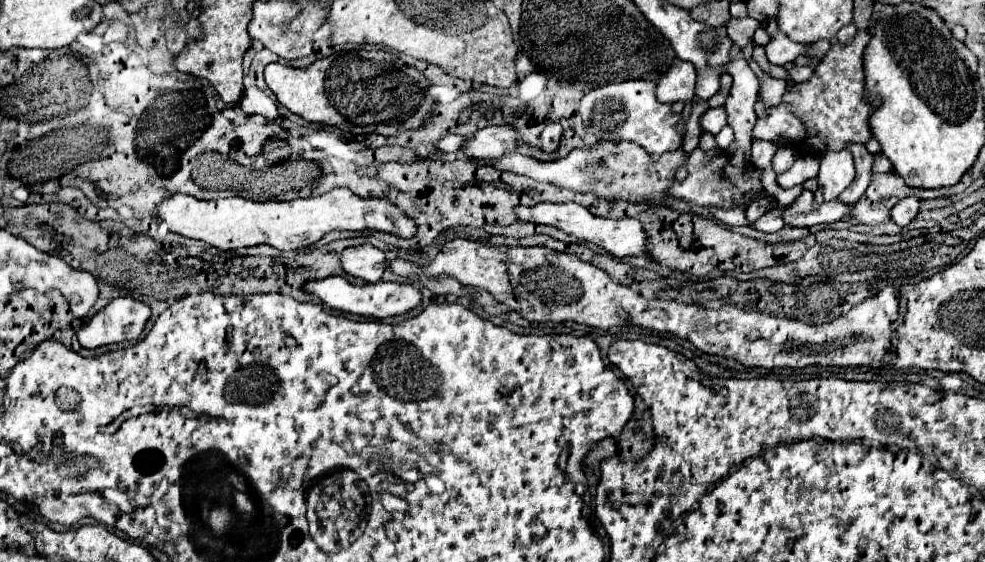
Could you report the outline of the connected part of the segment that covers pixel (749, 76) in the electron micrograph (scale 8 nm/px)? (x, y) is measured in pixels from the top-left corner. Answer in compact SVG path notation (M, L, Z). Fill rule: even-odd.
M744 58L728 62L724 66L724 74L730 74L735 80L724 104L728 112L728 124L736 134L736 140L728 148L728 154L732 156L732 160L736 160L738 166L742 166L750 162L750 128L756 123L754 102L757 100L759 82Z

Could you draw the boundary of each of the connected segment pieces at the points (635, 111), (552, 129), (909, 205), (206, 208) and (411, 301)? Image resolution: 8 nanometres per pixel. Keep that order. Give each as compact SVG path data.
M624 80L616 84L604 84L588 90L580 102L580 114L584 124L598 140L632 140L646 148L654 158L666 150L674 150L682 144L682 134L674 130L680 122L680 114L670 114L670 104L660 104L654 94L654 82L648 80Z
M550 122L544 132L542 132L542 138L540 138L540 148L546 150L546 152L552 152L558 148L558 142L560 142L560 134L562 134L562 126L560 122Z
M908 196L908 198L900 200L900 204L896 204L890 212L892 220L898 226L908 226L908 222L918 214L918 206L920 206L920 200L914 198L914 196Z
M334 188L316 198L298 198L290 202L252 202L238 196L224 200L196 200L186 194L172 194L158 206L158 218L166 222L172 232L204 240L218 250L236 250L256 244L270 244L278 250L294 250L318 242L332 230L380 230L400 238L412 238L416 234L414 220L406 218L400 208L388 200L360 198L348 188Z
M328 276L328 278L308 280L304 284L304 290L308 294L312 294L314 298L318 298L322 304L326 304L326 306L330 306L334 310L356 314L356 316L380 318L380 320L412 310L414 306L420 304L420 298L422 298L418 288L414 288L412 284L404 284L404 282L376 282L376 284L366 284L366 286L354 286L348 280L344 280L342 276Z

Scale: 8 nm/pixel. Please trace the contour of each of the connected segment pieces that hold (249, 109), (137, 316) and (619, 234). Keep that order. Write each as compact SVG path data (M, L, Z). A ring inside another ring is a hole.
M256 86L244 90L240 106L242 106L242 110L246 114L260 114L260 116L264 116L268 120L274 120L278 116L274 100L268 94L264 94L260 88L256 88Z
M130 296L114 298L108 306L104 306L88 326L78 332L78 342L82 348L94 350L106 344L120 344L128 340L136 340L146 320L150 318L150 306L134 300Z
M540 202L536 206L516 206L514 214L518 216L518 220L522 222L534 222L534 224L548 224L554 226L566 234L572 234L580 240L592 242L600 248L604 248L606 252L610 252L616 258L622 256L632 256L632 254L644 254L646 250L646 236L642 230L642 224L636 218L620 218L620 220L612 220L612 218L598 218L592 216L588 212L588 208L568 202L568 204L552 204L552 202Z

